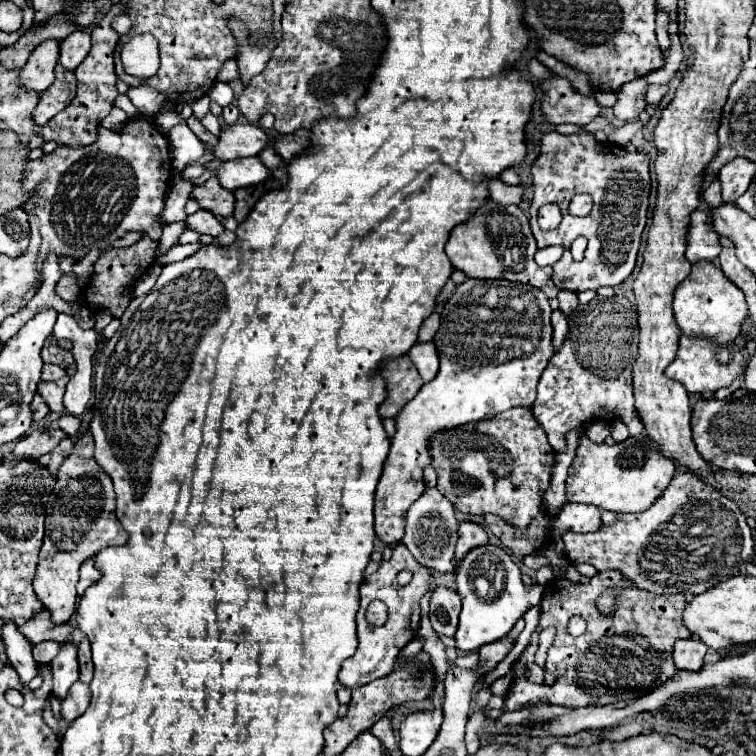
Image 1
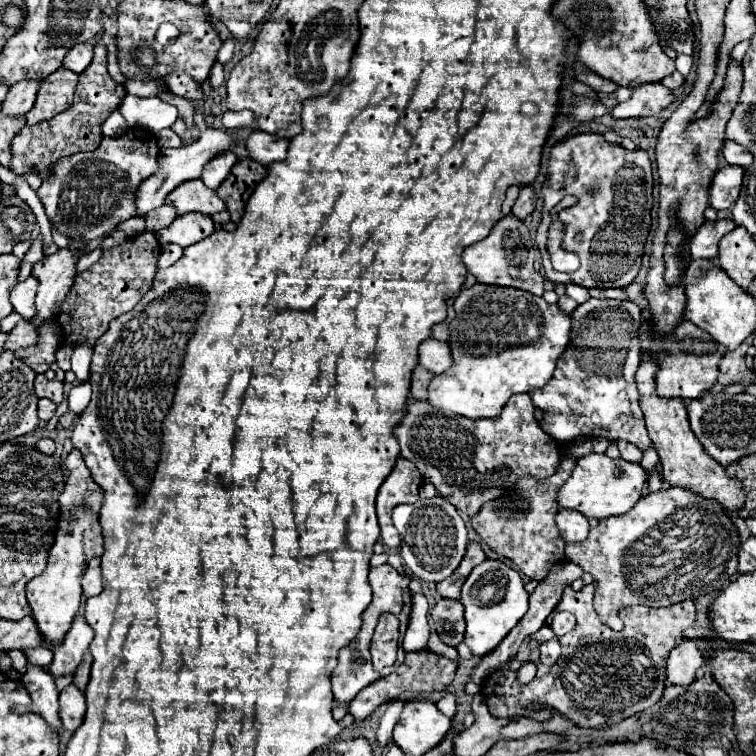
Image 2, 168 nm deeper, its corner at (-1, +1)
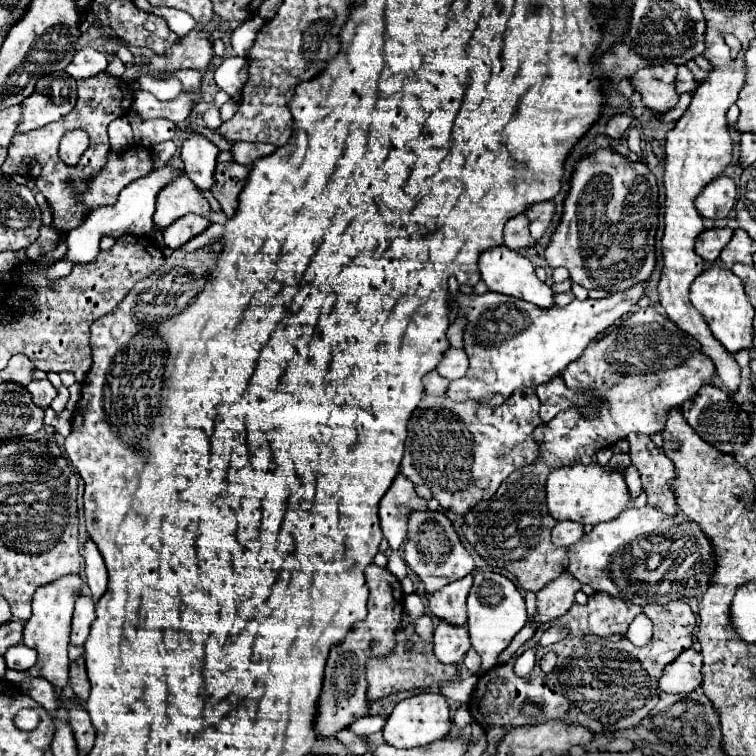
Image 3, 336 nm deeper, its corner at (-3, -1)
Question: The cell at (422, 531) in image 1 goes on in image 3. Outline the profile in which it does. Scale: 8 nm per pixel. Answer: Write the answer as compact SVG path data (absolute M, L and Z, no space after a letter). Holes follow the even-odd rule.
M420 511L412 513L408 521L408 541L404 545L404 561L422 579L428 591L438 591L444 585L458 581L474 571L472 555L460 543L452 523L446 519L444 511Z

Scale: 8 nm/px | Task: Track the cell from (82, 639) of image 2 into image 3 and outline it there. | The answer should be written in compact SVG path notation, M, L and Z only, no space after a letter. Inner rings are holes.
M80 595L76 599L74 619L72 619L72 645L82 647L90 635L90 627L96 619L96 603L88 595Z

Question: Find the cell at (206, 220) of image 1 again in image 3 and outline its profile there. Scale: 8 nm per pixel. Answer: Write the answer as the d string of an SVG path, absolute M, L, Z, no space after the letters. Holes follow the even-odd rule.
M184 215L176 223L172 223L170 227L166 227L162 231L164 245L168 249L178 249L186 241L190 241L194 235L202 233L204 227L208 227L208 225L210 225L210 221L206 217L200 217L200 215Z

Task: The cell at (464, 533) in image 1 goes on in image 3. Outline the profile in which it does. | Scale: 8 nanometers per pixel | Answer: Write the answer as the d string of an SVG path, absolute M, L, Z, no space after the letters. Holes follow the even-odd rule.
M468 575L468 579L460 579L460 583L450 583L440 591L426 593L430 613L450 625L466 625L466 597L470 587L472 575Z

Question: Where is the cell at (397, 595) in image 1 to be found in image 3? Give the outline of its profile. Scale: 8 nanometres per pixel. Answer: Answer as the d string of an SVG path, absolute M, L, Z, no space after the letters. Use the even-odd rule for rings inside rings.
M368 565L366 571L366 583L370 589L368 597L368 617L364 621L358 621L344 641L336 643L330 649L326 671L324 671L324 683L322 693L316 701L316 717L314 717L314 731L318 737L336 737L338 731L348 729L356 719L366 717L370 713L370 701L366 697L366 661L380 653L390 653L394 647L394 631L398 629L402 621L402 609L404 609L404 595L400 589L400 581L388 571L378 565Z

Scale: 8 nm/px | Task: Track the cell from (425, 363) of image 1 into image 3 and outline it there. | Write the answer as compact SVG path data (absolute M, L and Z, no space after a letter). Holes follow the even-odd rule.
M452 347L450 351L446 351L446 355L440 361L440 365L436 367L436 371L450 381L464 377L466 371L468 371L468 357L466 357L464 349L454 349Z

